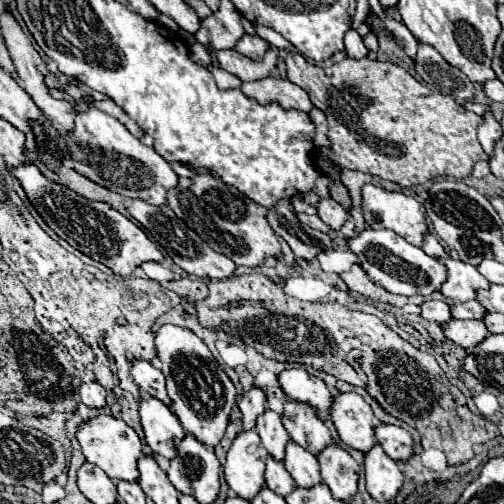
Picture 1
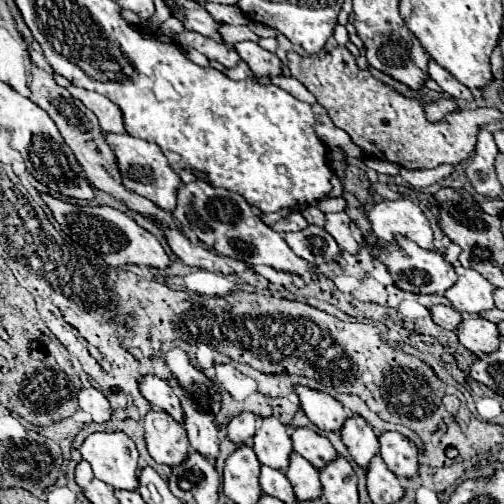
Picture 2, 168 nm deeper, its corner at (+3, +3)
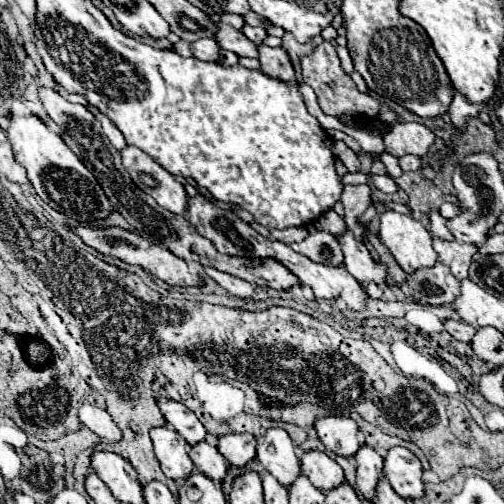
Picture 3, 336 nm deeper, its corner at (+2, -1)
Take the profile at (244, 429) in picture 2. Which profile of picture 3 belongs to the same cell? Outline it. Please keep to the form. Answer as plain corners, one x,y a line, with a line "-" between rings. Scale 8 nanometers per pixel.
227,434
217,442
217,450
225,456
229,466
245,468
255,460
255,438
251,434

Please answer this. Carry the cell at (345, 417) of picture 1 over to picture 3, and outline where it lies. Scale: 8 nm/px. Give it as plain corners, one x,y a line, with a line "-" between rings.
367,444
361,446
355,458
357,458
357,488
367,500
373,502
377,482
383,476
383,458

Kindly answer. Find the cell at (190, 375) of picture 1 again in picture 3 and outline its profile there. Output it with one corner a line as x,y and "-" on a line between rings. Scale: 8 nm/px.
209,442
205,444
197,444
189,450
189,458
193,460
195,468
205,474
207,478
211,478
213,482
223,482
225,474
227,474
227,462
225,458
217,452
215,446
211,446

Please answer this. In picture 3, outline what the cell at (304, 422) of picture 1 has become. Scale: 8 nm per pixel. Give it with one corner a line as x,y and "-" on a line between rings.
317,450
303,452
301,472
321,492
329,492
345,482
343,468
333,458
329,458
325,452
317,452

